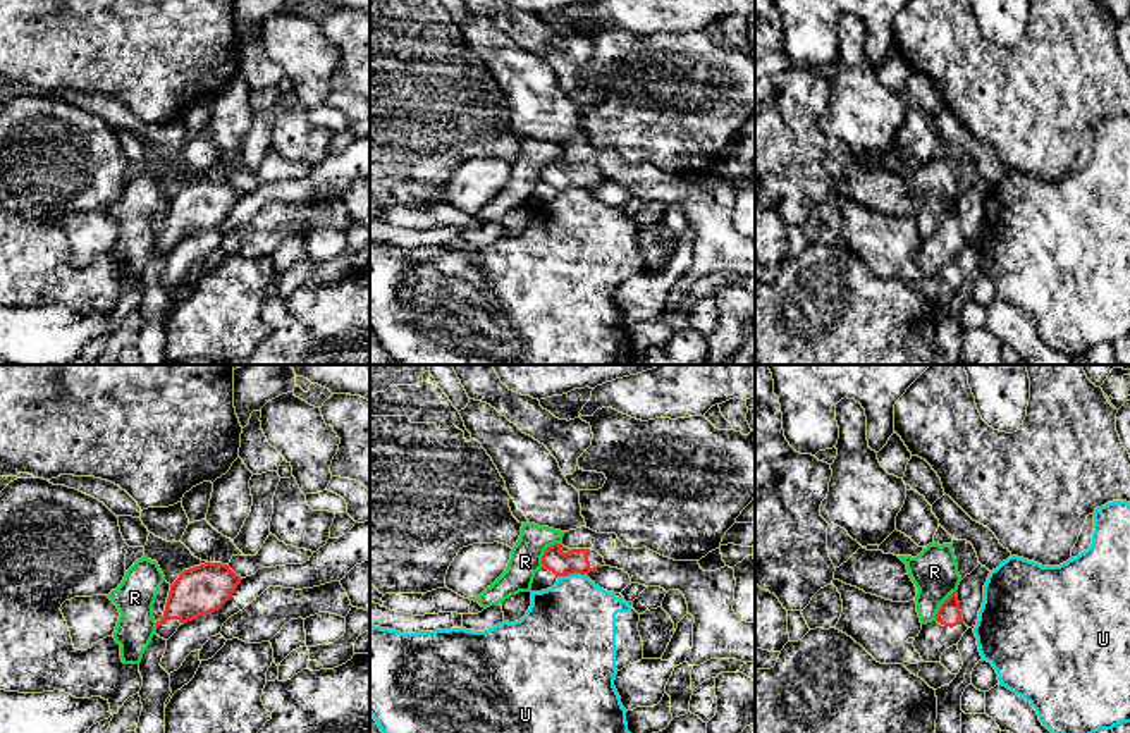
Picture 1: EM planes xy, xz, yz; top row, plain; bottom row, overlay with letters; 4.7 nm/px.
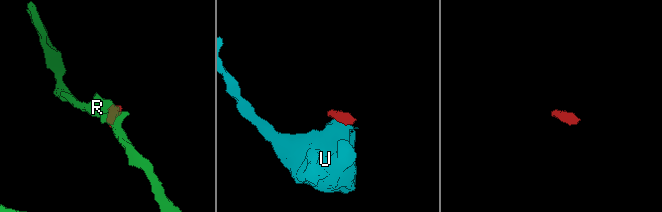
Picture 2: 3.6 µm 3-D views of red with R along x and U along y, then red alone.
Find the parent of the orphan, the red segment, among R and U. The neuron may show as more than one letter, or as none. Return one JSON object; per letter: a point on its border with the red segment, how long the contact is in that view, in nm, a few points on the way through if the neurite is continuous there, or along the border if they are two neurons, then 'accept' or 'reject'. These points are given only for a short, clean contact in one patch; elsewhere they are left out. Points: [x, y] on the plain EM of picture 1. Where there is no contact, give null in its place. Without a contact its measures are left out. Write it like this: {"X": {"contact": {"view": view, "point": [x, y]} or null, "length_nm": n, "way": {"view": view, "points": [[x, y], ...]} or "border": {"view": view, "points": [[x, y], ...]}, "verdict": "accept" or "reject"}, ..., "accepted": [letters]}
{"R": {"contact": {"view": "xz", "point": [546, 166]}, "length_nm": 140, "border": {"view": "xz", "points": [[559, 157], [546, 164], [540, 179]]}, "verdict": "reject"}, "U": {"contact": {"view": "xz", "point": [571, 188]}, "length_nm": 130, "border": {"view": "xz", "points": [[585, 188], [559, 191]]}, "verdict": "reject"}, "accepted": []}

